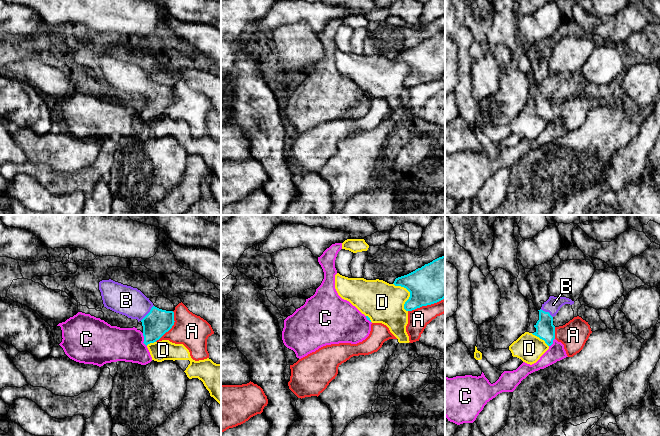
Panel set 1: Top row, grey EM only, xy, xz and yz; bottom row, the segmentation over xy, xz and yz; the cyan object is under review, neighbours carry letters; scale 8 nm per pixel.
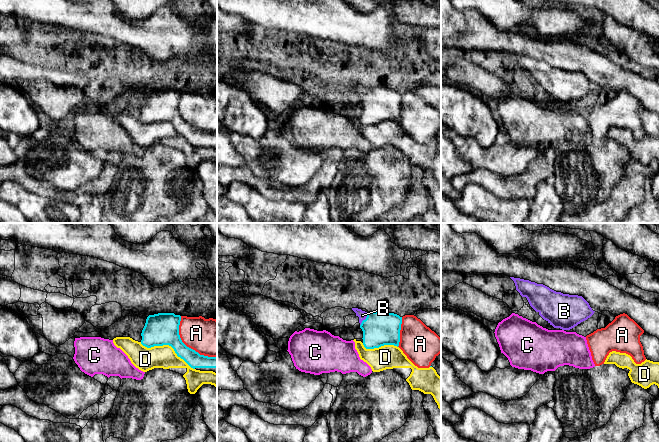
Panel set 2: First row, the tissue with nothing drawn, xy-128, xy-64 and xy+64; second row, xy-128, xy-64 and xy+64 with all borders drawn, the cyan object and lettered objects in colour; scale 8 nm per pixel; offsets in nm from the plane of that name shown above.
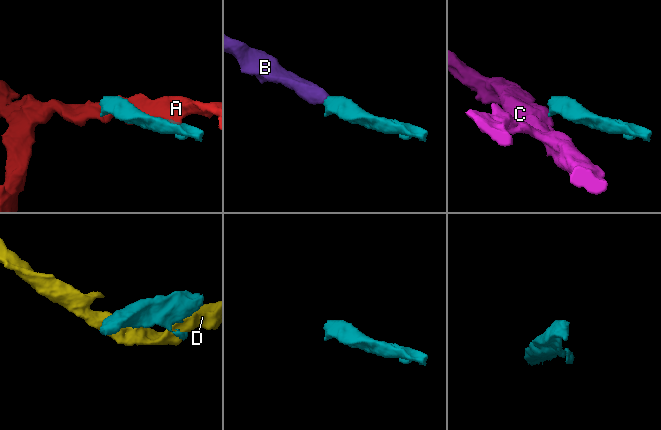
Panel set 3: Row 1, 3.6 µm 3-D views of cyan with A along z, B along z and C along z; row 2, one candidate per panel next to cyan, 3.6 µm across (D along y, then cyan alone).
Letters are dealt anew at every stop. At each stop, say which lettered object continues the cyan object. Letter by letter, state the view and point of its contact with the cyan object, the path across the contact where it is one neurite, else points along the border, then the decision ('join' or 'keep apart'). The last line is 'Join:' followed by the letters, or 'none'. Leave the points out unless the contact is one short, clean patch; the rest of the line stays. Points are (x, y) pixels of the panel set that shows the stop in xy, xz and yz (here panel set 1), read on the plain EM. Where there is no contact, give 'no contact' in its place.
A: contact xz (426, 81); keep apart
B: contact xy (148, 89); way xy (157, 98), (148, 89), (126, 76); join
C: contact xy (144, 116); border xy (142, 109), (143, 119), (146, 122); keep apart
D: contact xz (410, 70); keep apart
Join: B

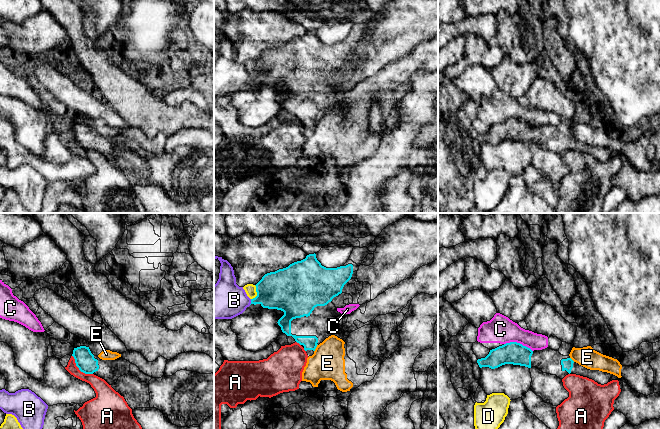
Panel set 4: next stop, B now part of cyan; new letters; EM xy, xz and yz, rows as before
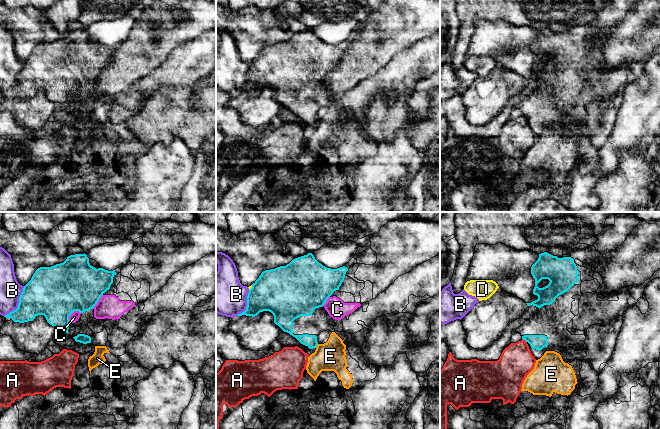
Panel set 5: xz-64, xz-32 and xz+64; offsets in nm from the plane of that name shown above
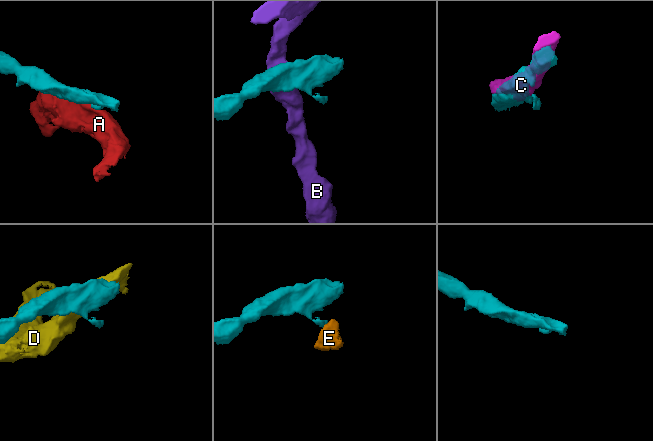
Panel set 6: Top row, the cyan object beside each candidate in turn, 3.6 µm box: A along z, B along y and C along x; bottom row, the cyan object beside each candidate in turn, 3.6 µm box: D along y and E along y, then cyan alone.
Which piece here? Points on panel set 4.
A: contact xy (79, 145); border xy (72, 131), (75, 141), (81, 147), (92, 150); keep apart
B: contact xz (251, 78); keep apart
C: contact yz (518, 119); keep apart
D: contact xz (257, 69); border xz (255, 61), (256, 71), (251, 75); keep apart
E: contact xz (315, 124); border xz (317, 120), (314, 127); keep apart
Join: none

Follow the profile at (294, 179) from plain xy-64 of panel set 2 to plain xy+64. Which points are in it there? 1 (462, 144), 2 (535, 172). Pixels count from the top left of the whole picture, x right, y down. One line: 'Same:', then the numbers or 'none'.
Same: 1

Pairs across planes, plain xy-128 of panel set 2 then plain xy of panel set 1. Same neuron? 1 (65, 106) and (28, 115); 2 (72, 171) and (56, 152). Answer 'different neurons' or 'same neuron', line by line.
1: different neurons
2: same neuron

